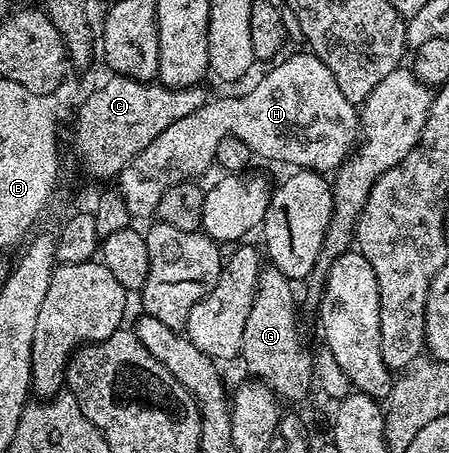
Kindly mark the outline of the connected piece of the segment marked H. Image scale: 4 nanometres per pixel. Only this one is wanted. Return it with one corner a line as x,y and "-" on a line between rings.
309,51
294,53
291,57
283,56
247,93
239,97
222,97
219,101
207,100
192,115
184,115
184,119
176,119
140,155
136,155
122,168
116,178
117,192
126,202
126,209
131,218
146,217
155,212
160,197
169,188
191,179
198,179
209,165
215,164
216,147
220,147
220,139
235,137
250,148
255,158
267,157
270,161
283,161
286,165
294,165
298,169
313,169
323,175
337,171
346,158
354,152
360,140
360,113
355,102
344,99
344,91
332,79
332,71
320,63
320,59

